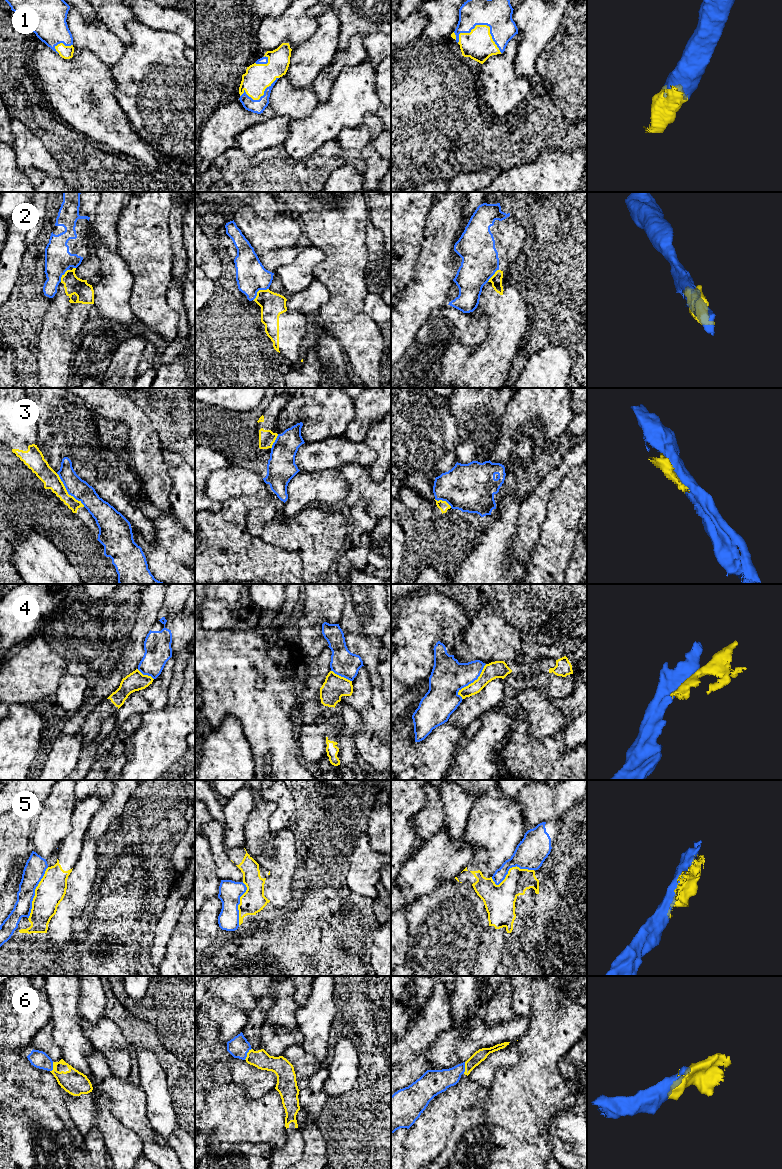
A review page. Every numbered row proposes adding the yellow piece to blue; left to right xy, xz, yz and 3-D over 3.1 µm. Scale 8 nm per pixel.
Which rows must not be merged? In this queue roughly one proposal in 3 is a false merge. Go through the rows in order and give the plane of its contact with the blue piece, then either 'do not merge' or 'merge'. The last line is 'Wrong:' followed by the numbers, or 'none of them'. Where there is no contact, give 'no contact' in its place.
1: contact in yz; merge
2: contact in xz; do not merge
3: contact in xy; do not merge
4: contact in yz; do not merge
5: contact in xy; do not merge
6: contact in xz; merge
Wrong: 2, 3, 4, 5

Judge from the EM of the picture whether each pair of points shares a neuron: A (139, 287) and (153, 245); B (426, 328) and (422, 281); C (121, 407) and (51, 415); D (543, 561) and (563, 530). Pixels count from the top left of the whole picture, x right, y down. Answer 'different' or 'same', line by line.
A: same
B: different
C: different
D: same

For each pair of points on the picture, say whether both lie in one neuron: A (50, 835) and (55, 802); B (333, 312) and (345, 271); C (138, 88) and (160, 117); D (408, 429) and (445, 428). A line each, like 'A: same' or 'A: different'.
A: same
B: same
C: same
D: same

